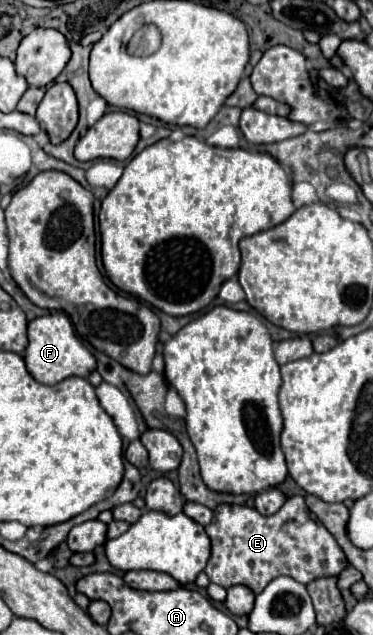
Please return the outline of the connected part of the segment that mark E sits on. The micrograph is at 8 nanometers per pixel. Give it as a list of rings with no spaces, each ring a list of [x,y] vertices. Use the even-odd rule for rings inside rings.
[[[291,496],[283,508],[271,516],[263,516],[249,506],[219,504],[205,532],[211,538],[211,558],[205,574],[223,588],[243,584],[259,594],[279,574],[309,584],[317,578],[339,576],[349,564],[331,532],[311,516],[303,496]]]

